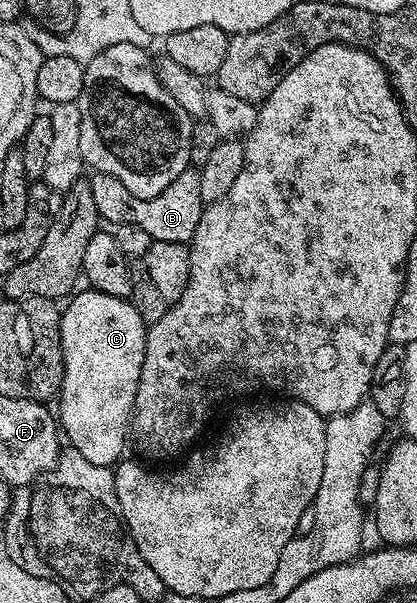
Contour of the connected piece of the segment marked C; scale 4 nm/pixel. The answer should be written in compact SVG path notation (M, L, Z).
M78 290L61 312L63 381L59 427L64 438L69 438L68 446L87 457L91 465L113 467L122 462L125 438L131 435L147 325L129 299L84 290Z

